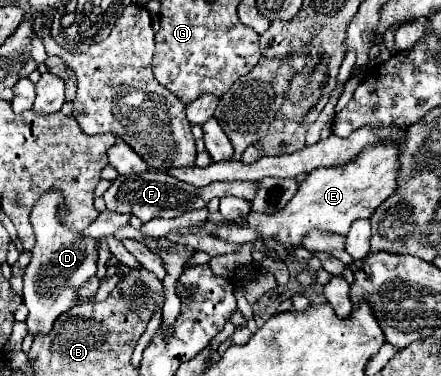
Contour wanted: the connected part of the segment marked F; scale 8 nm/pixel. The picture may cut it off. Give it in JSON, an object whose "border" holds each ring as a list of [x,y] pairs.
{"border":[[[146,170],[144,174],[130,174],[130,176],[118,176],[112,186],[104,192],[106,208],[120,214],[132,214],[138,216],[142,222],[148,222],[152,218],[176,218],[184,212],[204,208],[214,196],[240,196],[246,200],[252,200],[256,194],[256,184],[252,182],[212,182],[208,186],[192,186],[186,182],[180,182],[178,178],[162,172],[162,170]]]}

